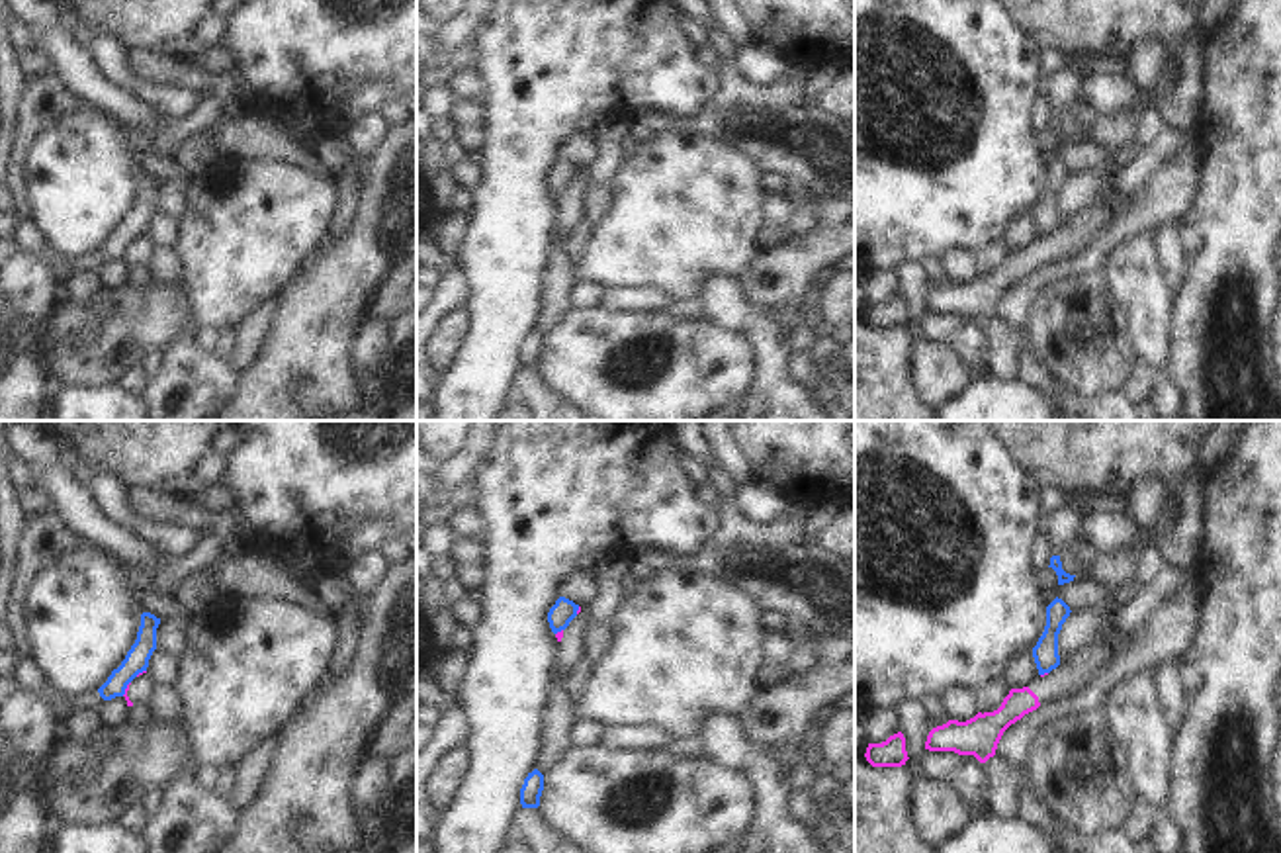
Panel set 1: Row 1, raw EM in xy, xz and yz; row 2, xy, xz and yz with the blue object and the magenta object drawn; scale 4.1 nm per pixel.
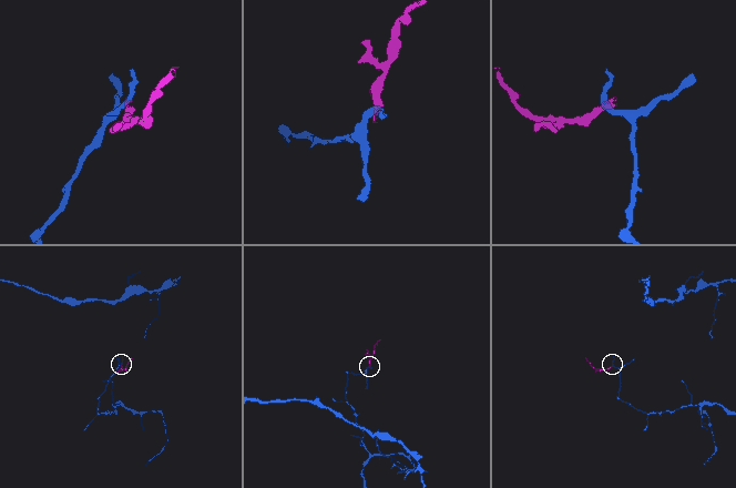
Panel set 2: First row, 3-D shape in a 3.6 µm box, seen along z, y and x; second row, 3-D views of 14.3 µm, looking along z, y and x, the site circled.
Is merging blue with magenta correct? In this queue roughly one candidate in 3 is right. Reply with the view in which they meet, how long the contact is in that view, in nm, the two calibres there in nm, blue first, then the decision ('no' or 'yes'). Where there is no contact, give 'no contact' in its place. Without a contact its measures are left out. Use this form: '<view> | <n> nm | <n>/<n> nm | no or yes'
xy | 70 nm | 100/20 nm | no

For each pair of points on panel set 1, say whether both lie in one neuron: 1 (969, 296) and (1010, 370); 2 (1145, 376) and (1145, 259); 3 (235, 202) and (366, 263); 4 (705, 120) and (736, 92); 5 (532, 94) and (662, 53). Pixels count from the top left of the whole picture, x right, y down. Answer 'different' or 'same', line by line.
1: different
2: different
3: different
4: same
5: same

